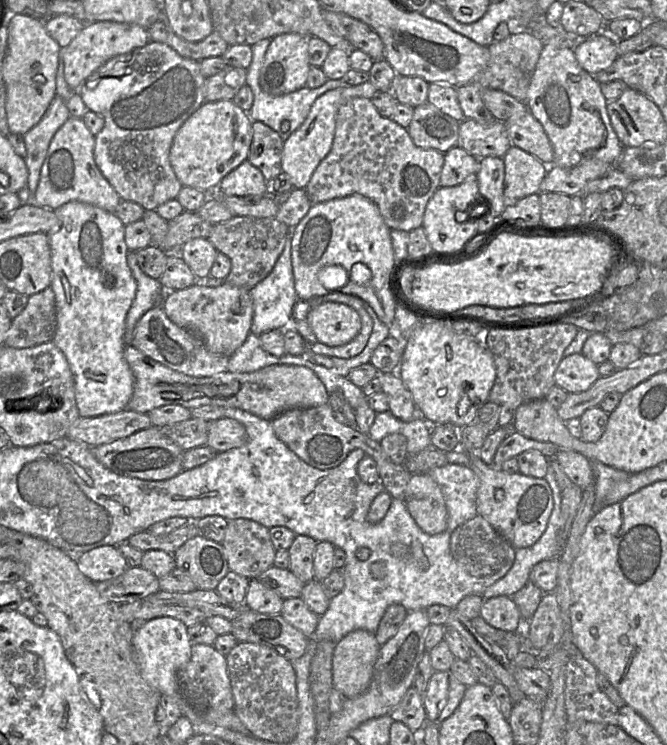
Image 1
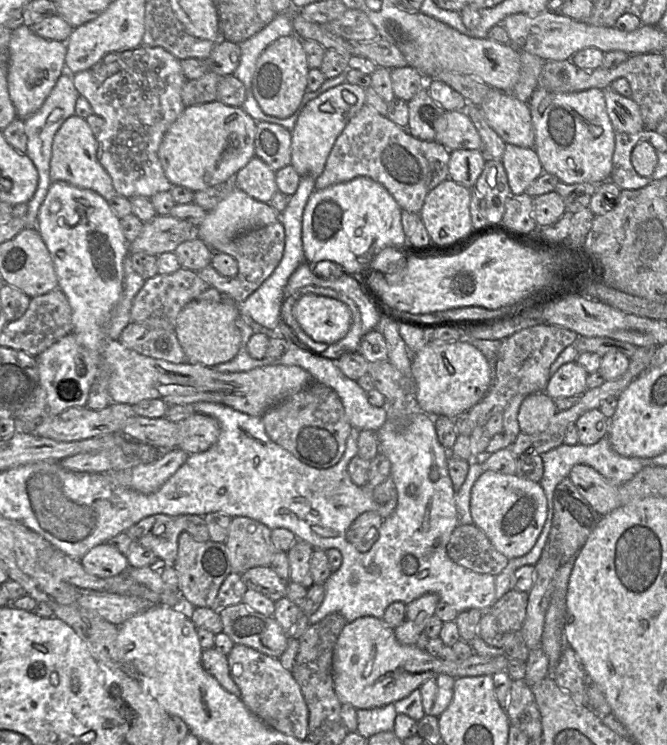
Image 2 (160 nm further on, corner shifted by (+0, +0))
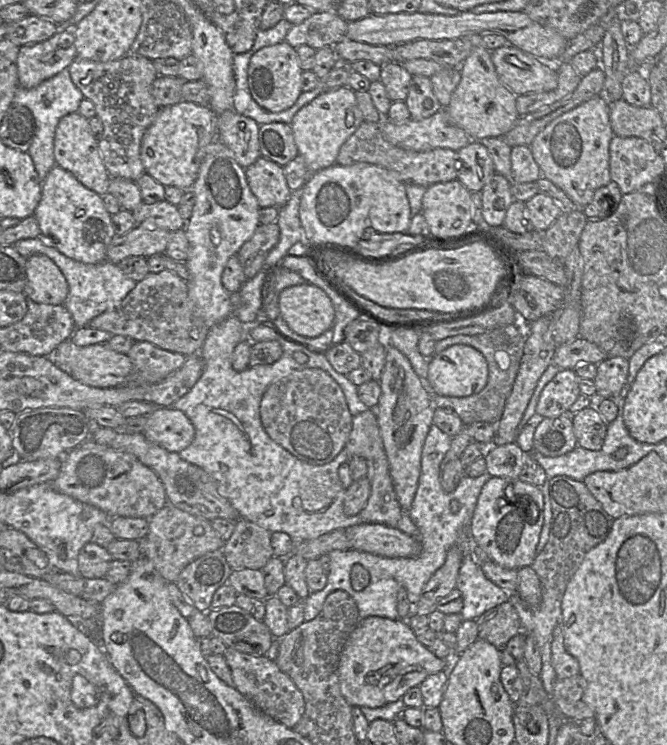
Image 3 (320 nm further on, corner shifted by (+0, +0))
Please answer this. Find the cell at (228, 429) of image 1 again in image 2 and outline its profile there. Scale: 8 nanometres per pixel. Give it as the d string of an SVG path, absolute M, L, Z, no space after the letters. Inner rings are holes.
M195 413L179 424L179 449L189 455L204 452L214 445L220 435L217 419Z

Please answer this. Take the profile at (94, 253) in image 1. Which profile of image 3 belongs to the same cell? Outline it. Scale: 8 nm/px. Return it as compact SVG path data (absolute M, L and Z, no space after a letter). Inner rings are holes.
M55 165L42 183L42 197L34 213L41 236L65 256L84 263L98 264L107 261L107 248L116 236L112 224L112 215L105 208L103 197L86 188L72 173Z

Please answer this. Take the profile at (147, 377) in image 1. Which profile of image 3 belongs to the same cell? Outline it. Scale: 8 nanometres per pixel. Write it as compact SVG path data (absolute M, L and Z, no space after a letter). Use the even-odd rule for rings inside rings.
M70 338L59 344L46 356L60 370L75 380L96 388L113 388L121 385L132 370L132 362L126 354L112 350L106 343L77 346Z

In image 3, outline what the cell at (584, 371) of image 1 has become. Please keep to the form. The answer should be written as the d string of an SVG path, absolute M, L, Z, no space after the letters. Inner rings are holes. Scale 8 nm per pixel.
M561 369L542 390L536 406L537 418L566 415L581 395L575 370Z

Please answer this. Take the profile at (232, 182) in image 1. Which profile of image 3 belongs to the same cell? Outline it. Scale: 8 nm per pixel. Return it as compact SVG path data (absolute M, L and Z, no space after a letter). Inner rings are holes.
M263 156L245 168L248 185L261 208L282 207L290 198L283 167Z

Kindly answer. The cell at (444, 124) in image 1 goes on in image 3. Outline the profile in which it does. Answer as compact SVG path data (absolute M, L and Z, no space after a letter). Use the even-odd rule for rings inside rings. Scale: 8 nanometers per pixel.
M413 75L405 103L410 113L410 119L421 121L442 109L434 94L431 79L423 75Z

